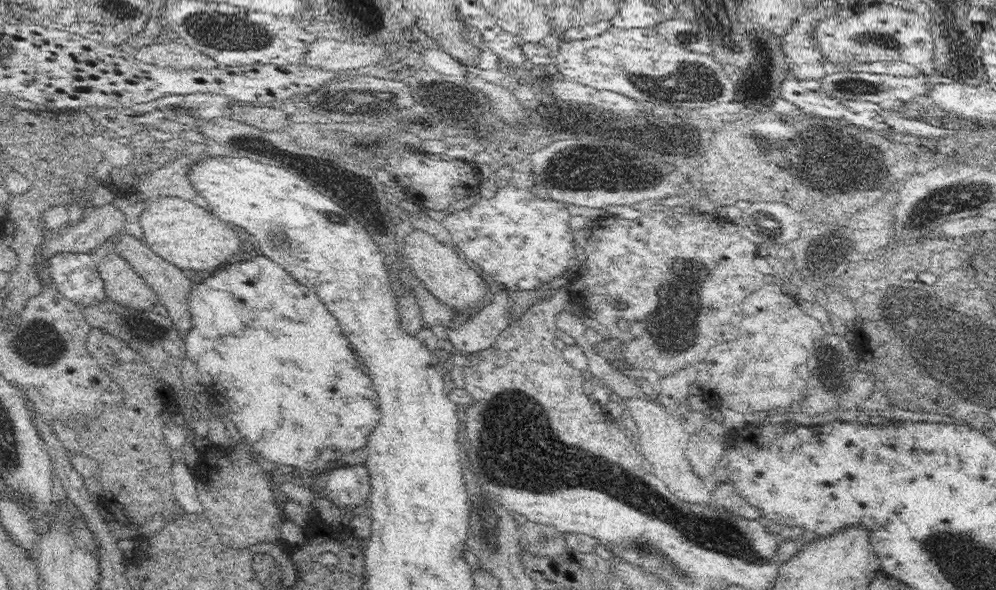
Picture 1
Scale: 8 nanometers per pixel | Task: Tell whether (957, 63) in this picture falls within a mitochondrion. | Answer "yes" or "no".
yes

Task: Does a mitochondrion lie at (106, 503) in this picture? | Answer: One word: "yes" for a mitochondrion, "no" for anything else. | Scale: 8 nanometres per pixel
no

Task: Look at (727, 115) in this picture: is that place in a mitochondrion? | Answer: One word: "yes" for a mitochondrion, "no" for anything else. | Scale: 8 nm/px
no

